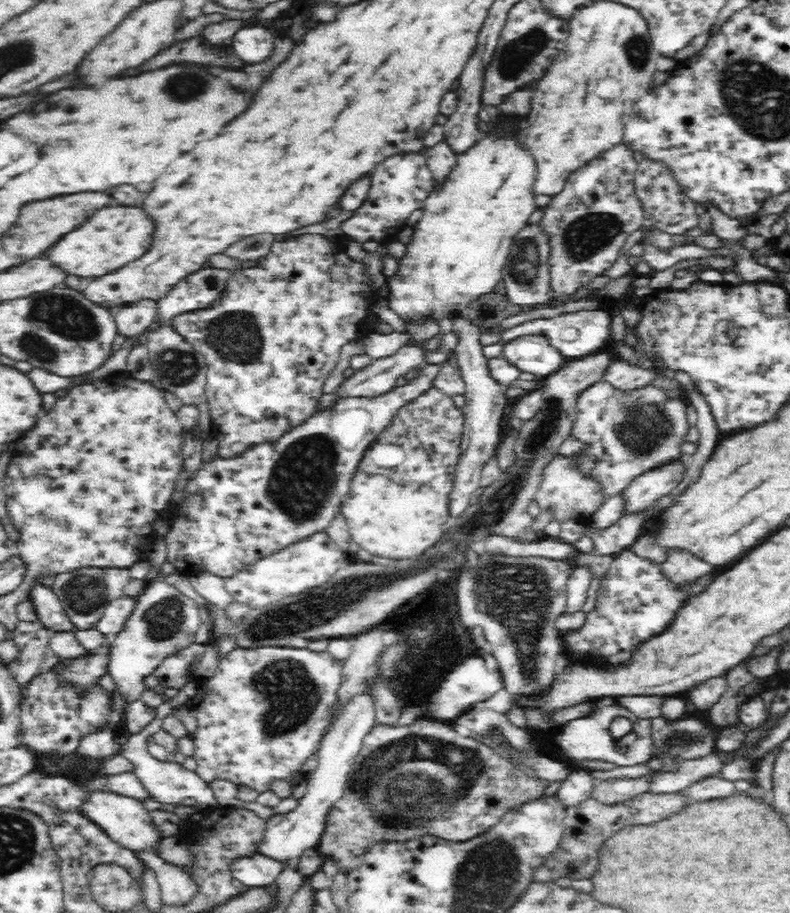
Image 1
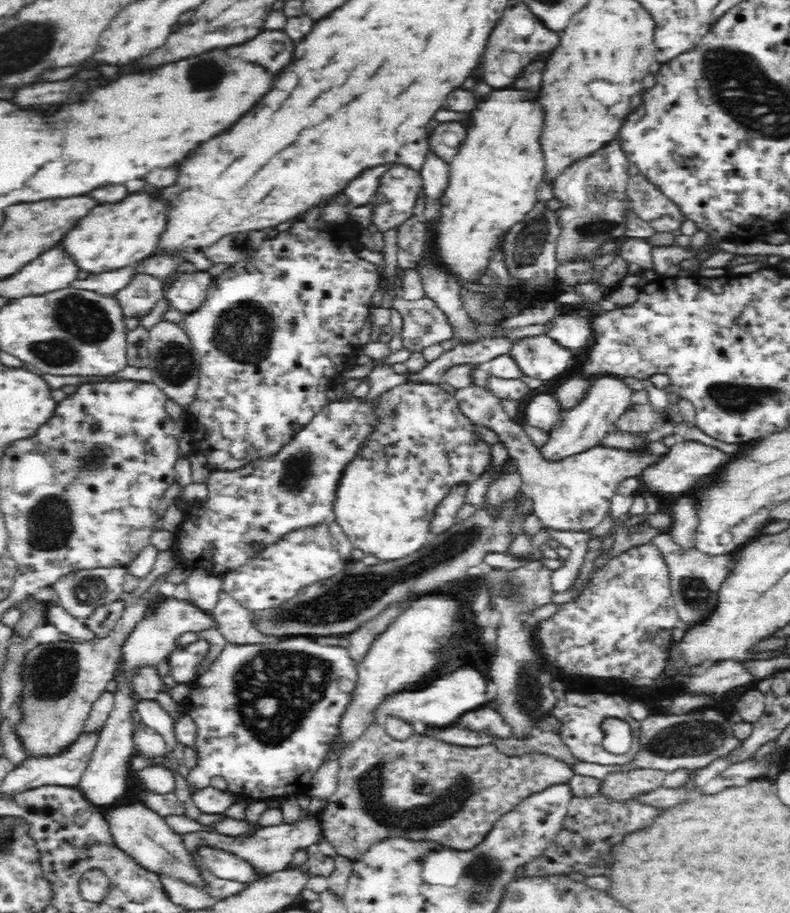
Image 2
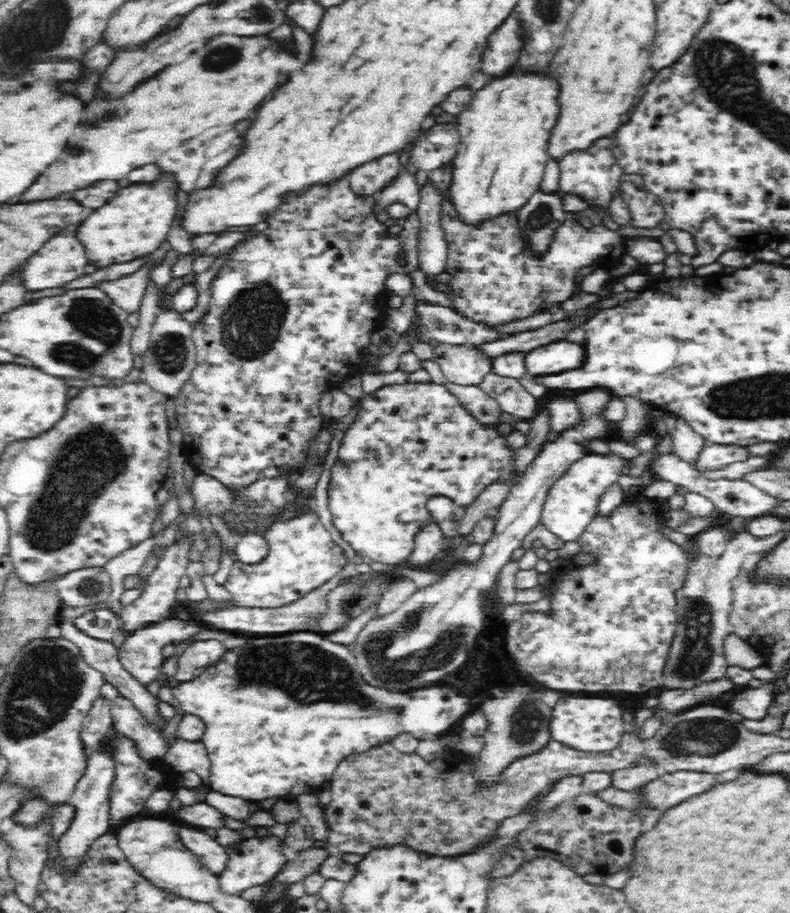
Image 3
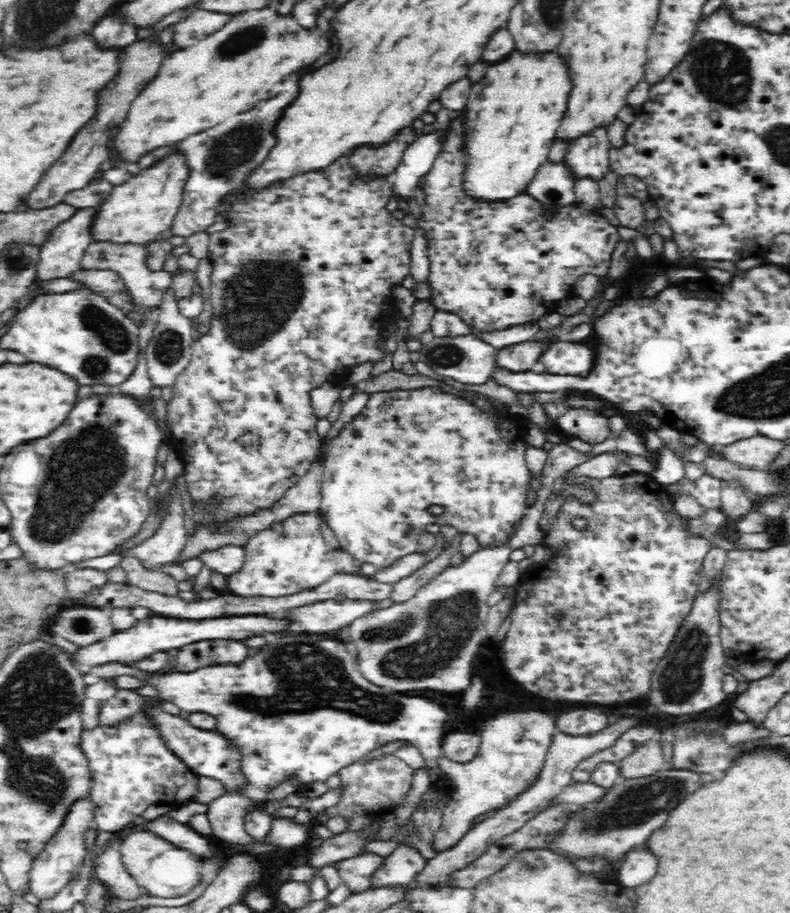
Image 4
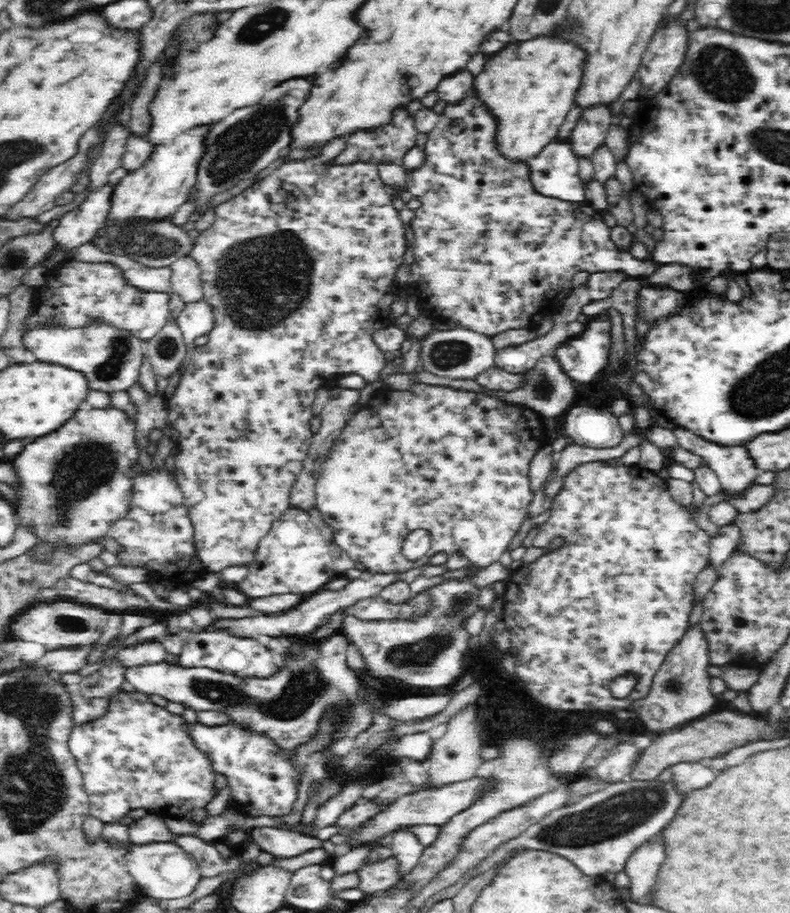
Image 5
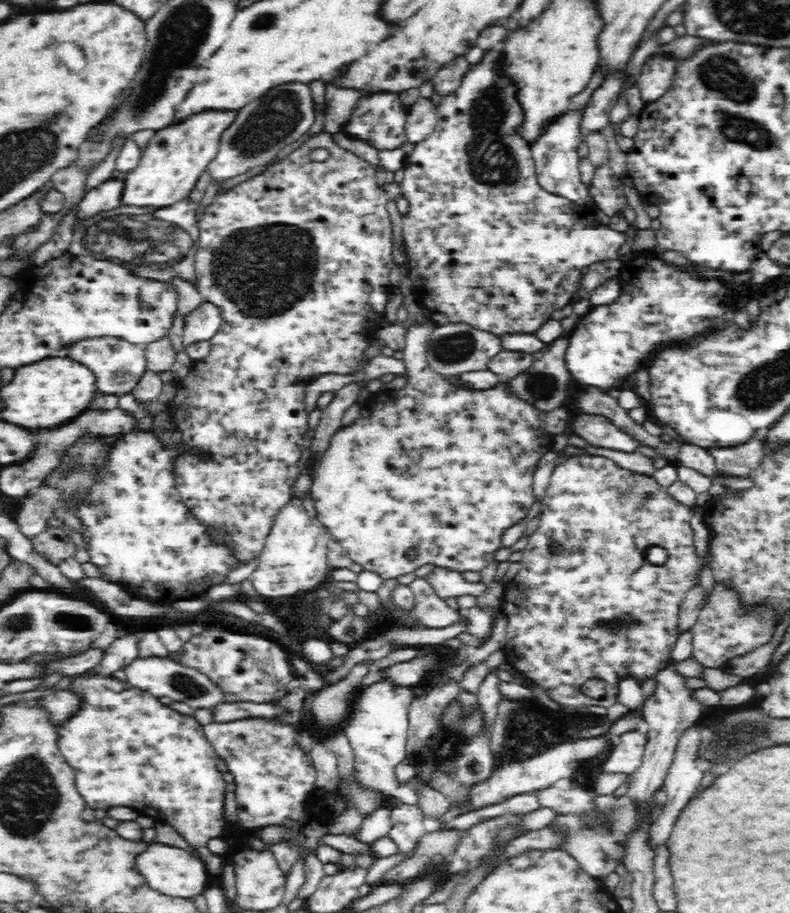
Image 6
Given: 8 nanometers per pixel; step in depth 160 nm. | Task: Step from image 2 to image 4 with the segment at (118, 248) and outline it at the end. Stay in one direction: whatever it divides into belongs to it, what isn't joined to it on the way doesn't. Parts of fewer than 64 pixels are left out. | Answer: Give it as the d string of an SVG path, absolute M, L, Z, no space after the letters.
M172 154L160 164L140 172L138 176L132 176L122 186L116 186L94 216L90 228L91 240L148 246L148 242L161 238L162 232L166 232L173 225L182 204L184 185L188 178L186 164L182 162L184 162L182 156Z

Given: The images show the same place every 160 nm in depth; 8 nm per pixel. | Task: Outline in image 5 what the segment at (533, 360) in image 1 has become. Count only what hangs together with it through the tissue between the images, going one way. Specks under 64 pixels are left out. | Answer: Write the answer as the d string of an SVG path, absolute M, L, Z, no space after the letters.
M598 318L590 322L588 330L578 336L580 340L570 340L554 350L554 358L566 376L578 382L590 382L598 378L608 364L608 318Z

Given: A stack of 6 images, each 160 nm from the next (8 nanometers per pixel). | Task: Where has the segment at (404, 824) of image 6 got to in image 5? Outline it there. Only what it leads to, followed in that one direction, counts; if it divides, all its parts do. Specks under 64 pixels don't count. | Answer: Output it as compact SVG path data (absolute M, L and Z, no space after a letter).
M396 830L387 836L392 846L393 858L398 861L397 874L404 879L418 865L422 854L422 845L412 832Z

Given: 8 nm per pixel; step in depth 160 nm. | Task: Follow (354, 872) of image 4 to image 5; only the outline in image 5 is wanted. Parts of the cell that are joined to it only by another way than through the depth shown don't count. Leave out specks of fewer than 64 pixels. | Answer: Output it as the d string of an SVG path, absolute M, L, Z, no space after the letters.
M393 857L378 862L364 861L362 866L355 870L360 878L358 890L364 892L366 897L373 896L379 891L388 892L403 880L397 874L398 861Z

